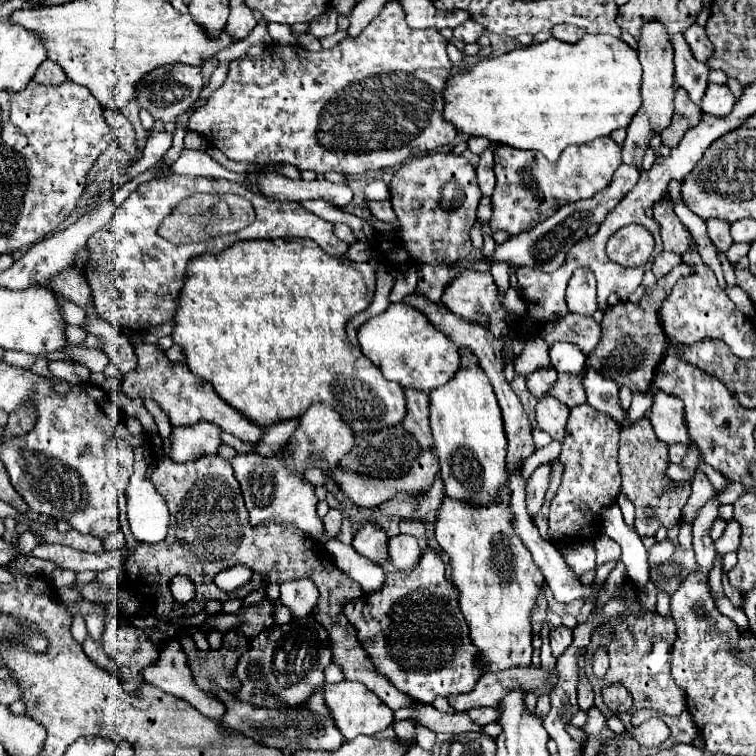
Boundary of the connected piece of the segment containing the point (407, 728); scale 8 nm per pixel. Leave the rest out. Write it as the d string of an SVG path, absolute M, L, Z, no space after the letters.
M397 720L393 722L393 730L395 730L395 736L401 738L405 742L405 746L413 746L415 744L415 726L411 720Z

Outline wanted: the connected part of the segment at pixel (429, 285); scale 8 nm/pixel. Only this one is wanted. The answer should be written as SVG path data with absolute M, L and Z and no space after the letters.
M425 264L419 268L419 282L417 282L417 290L423 292L425 296L429 296L429 300L439 302L443 296L443 290L447 288L447 284L455 278L455 274L451 272L451 266L431 266Z

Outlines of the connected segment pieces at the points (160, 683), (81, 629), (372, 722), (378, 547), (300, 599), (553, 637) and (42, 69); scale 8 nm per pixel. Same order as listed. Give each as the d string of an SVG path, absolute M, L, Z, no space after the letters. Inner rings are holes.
M177 640L163 642L157 662L143 668L141 676L145 682L161 688L163 692L187 700L211 720L219 720L225 714L225 706L215 696L205 696L203 690L195 686L191 670L187 668L187 656Z
M77 614L73 617L72 625L71 625L71 634L77 642L81 645L83 644L85 638L89 636L88 630L86 628L85 622L81 615Z
M343 680L339 684L327 684L325 702L335 718L339 732L345 736L345 740L351 740L359 734L373 736L373 734L385 730L387 726L391 726L391 722L393 722L393 710L389 706L385 706L365 684L359 684L359 682Z
M365 524L353 538L353 548L375 560L375 562L381 562L381 558L387 556L387 534L383 528L379 528L377 524Z
M299 576L281 584L281 602L293 610L297 618L303 618L317 604L319 592L311 576Z
M565 626L553 628L549 632L549 640L551 640L551 652L553 652L553 656L559 658L569 648L569 644L573 642L573 630L565 628Z
M45 60L37 68L33 80L37 80L39 84L61 84L61 82L67 80L67 76L65 76L65 72L63 72L63 68L59 64L55 64L51 60Z

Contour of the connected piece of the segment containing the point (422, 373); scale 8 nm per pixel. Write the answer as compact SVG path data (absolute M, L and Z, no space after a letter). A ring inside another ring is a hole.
M405 302L389 304L383 314L369 318L357 330L357 336L361 352L383 372L387 380L397 382L403 388L429 392L447 384L461 368L457 346L451 344L451 340L447 340L439 330L429 328L429 320Z

